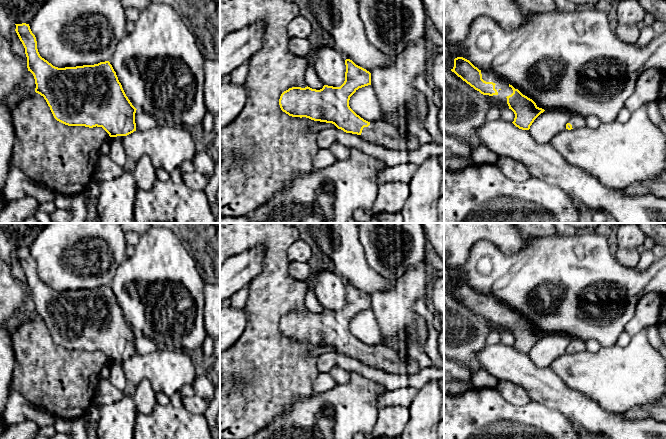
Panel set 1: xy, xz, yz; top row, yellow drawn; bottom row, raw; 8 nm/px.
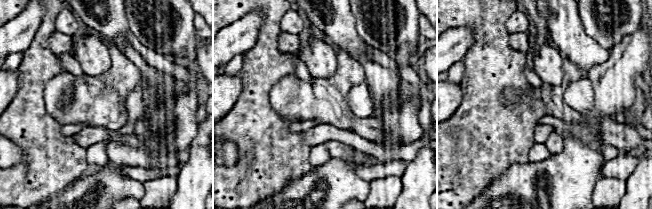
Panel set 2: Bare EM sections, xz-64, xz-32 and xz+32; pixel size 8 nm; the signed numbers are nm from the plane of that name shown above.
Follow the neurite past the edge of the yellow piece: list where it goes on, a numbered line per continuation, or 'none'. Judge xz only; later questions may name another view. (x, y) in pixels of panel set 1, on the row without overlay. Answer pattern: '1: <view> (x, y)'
1: xz (383, 357)

